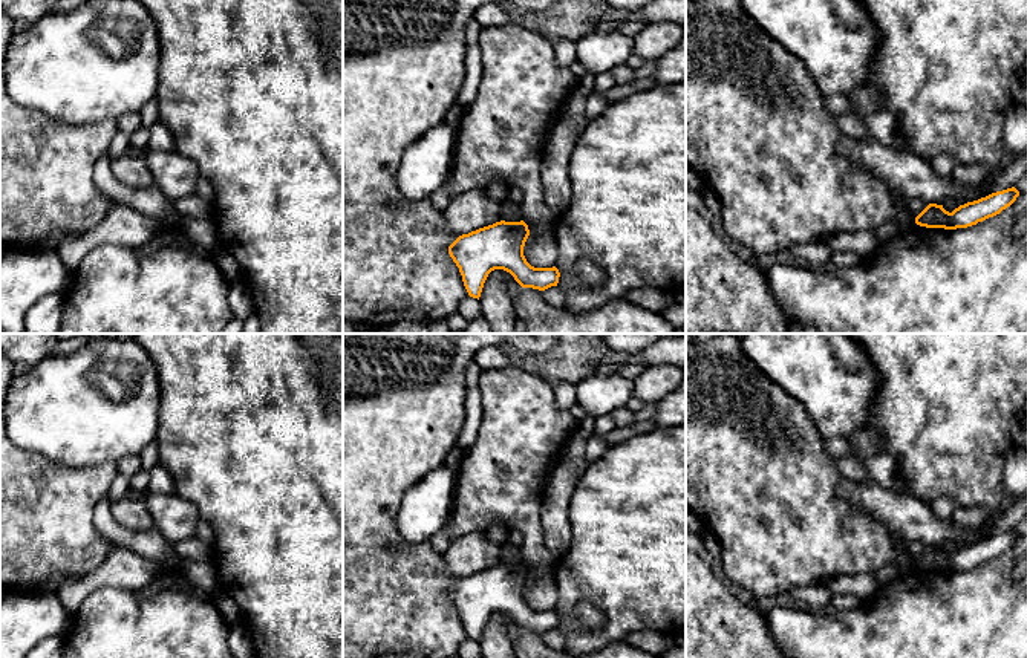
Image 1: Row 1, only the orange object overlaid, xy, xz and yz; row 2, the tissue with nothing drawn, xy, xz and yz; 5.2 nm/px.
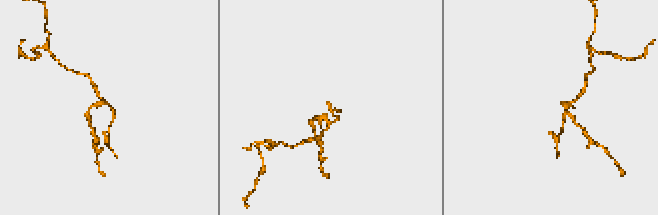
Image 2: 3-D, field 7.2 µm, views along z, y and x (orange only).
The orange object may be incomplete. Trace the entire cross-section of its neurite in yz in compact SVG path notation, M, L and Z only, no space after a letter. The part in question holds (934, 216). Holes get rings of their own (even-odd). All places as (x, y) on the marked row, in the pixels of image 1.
M1012 187L1003 191L992 193L978 200L960 205L952 213L946 211L943 205L929 204L915 217L915 223L926 228L967 228L999 214L1003 210L1010 207L1018 196L1019 191Z

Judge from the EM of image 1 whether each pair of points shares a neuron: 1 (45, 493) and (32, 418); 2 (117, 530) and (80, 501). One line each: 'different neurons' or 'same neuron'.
1: different neurons
2: different neurons

